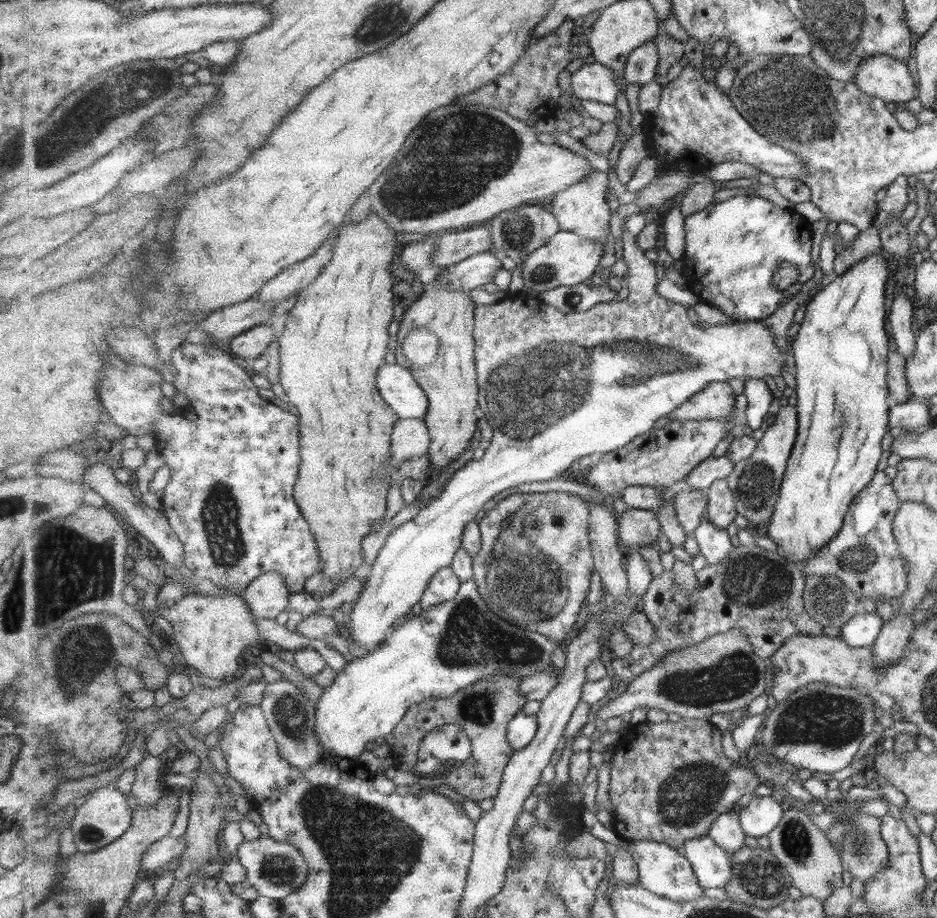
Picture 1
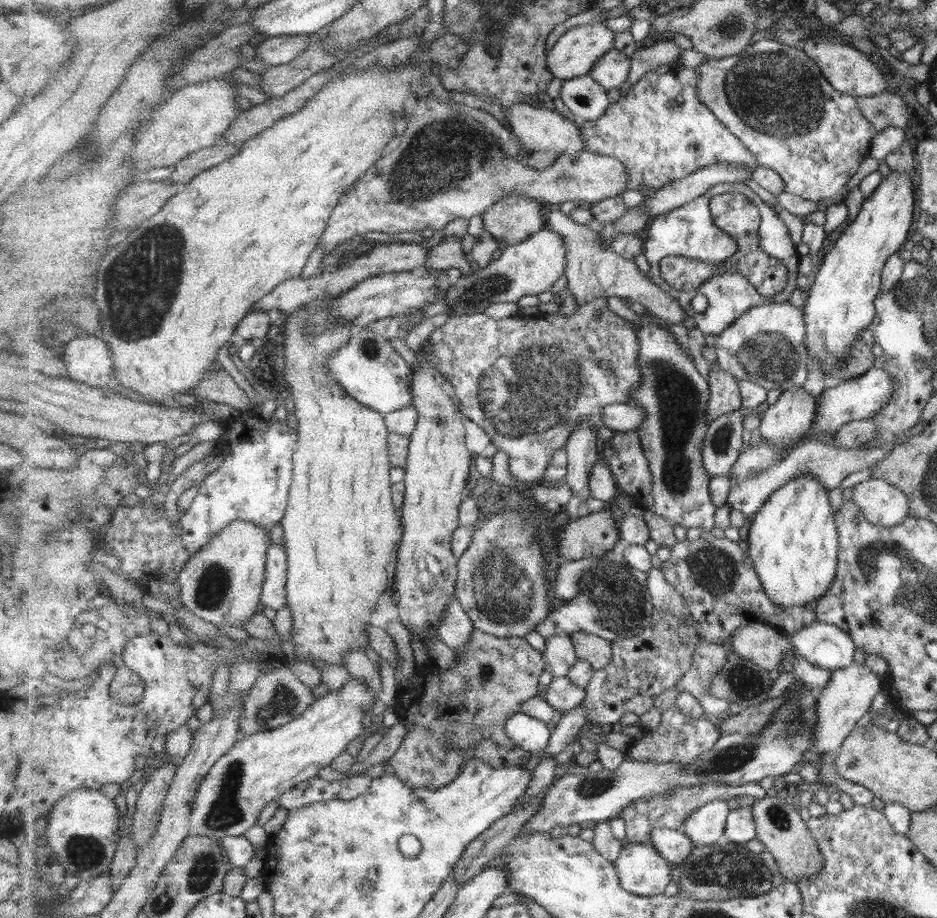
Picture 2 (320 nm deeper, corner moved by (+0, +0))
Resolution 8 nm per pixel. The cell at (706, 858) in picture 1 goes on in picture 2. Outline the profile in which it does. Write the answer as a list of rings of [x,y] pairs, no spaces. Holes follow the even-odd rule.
[[[655,828],[652,832],[652,844],[675,868],[689,859],[695,845],[683,830],[672,828]]]

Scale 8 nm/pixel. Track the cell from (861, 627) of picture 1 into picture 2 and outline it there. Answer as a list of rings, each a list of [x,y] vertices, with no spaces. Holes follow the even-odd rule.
[[[817,621],[803,626],[790,641],[803,659],[829,672],[850,666],[857,649],[847,632]]]

